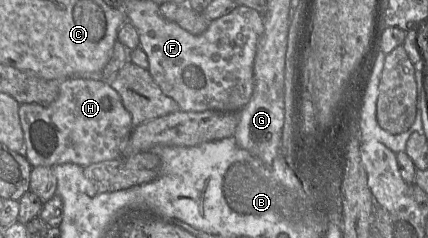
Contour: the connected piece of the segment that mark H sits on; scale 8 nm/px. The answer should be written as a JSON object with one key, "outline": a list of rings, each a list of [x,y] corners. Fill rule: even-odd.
{"outline":[[[68,78],[61,80],[59,87],[59,95],[51,105],[44,107],[36,103],[21,104],[18,113],[20,118],[20,125],[22,127],[22,131],[24,134],[25,157],[32,167],[36,166],[51,167],[64,163],[73,163],[81,167],[87,167],[93,163],[99,163],[106,160],[113,160],[115,158],[128,156],[128,154],[136,154],[136,153],[127,153],[127,142],[130,139],[130,136],[134,130],[132,123],[132,116],[125,109],[118,92],[113,87],[111,87],[108,81],[92,80],[84,78]]]}

